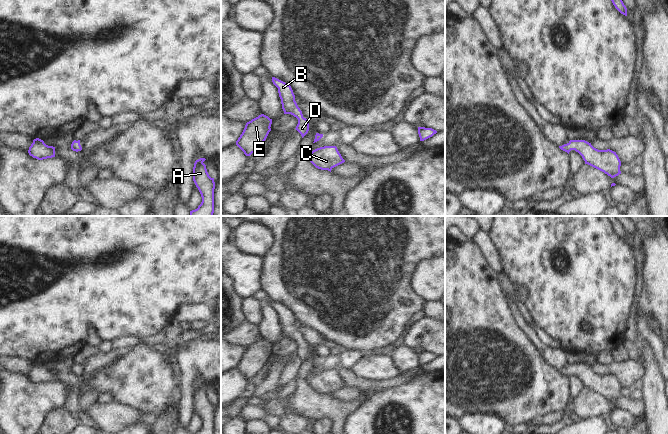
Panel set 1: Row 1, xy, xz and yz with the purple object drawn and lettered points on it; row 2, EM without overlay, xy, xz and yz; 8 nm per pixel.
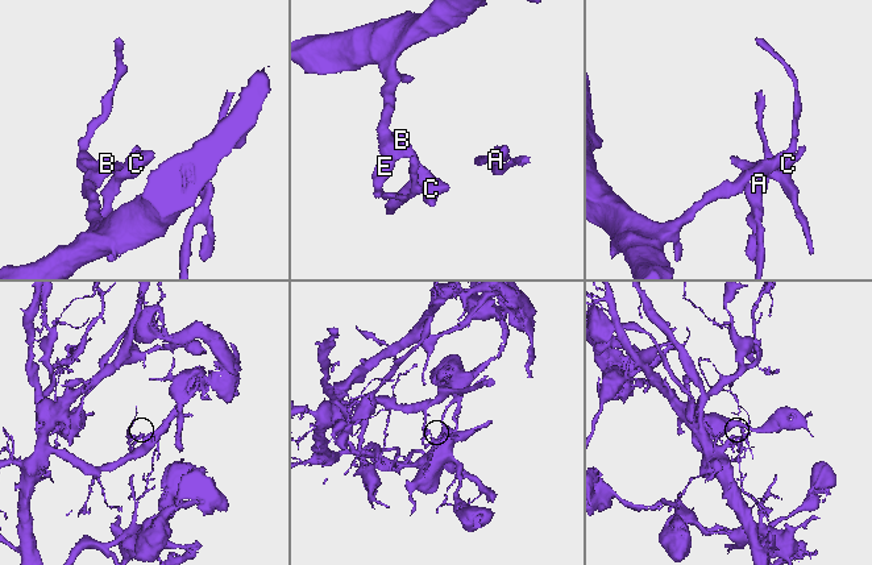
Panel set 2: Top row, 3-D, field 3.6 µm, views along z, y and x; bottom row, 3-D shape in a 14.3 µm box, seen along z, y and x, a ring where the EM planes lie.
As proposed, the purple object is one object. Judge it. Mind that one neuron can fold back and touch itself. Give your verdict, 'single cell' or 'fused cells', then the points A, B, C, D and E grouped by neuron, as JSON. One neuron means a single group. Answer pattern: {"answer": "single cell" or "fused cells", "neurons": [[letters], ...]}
{"answer": "single cell", "neurons": [["A", "B", "C", "D", "E"]]}

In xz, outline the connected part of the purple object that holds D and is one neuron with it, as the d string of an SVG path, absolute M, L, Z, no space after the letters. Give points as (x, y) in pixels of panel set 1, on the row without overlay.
M272 301L272 306L278 312L284 338L291 338L298 343L295 353L303 362L309 355L309 344L303 341L302 335L295 325L295 319L291 310L275 301Z

